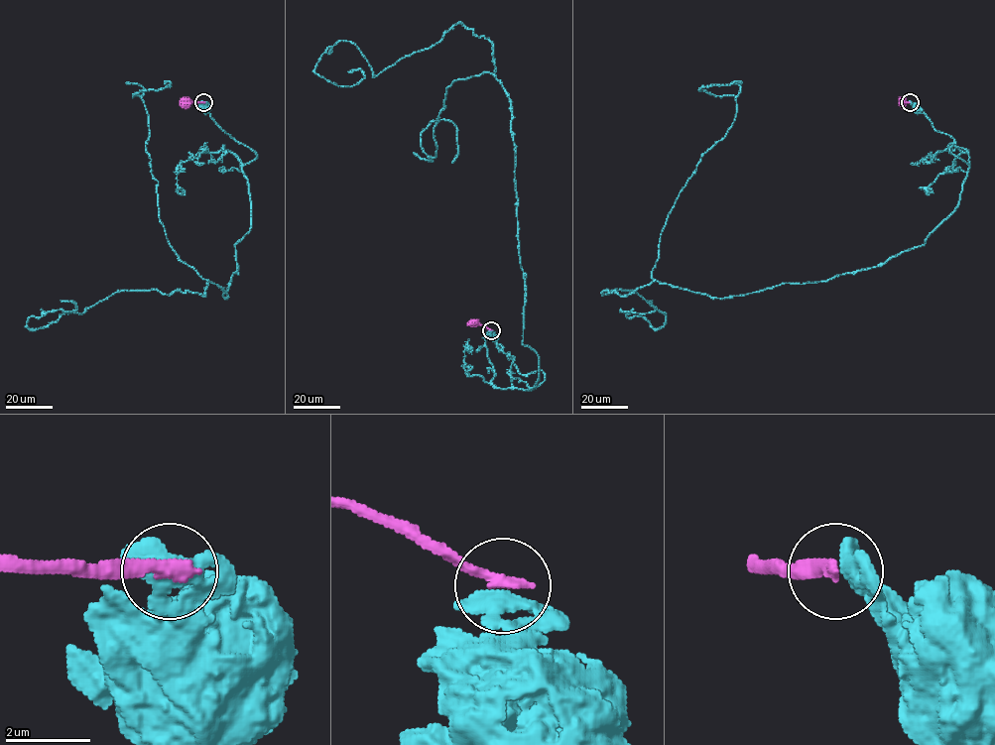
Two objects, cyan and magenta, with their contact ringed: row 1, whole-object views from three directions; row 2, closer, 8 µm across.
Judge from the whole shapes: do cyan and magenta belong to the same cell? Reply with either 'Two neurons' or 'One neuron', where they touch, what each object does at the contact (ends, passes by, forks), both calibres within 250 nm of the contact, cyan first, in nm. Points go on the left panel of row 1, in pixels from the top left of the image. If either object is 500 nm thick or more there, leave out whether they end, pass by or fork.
Two neurons. Place: (203, 102). At the ring cyan passes by. At the ring magenta ends. Thickness 440 nm (cyan) against 320 nm

